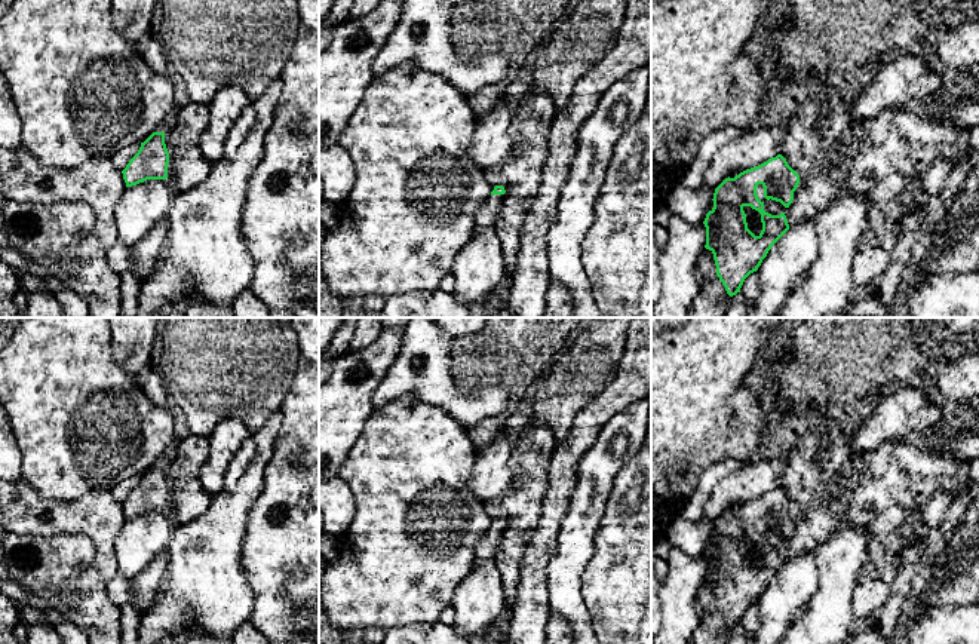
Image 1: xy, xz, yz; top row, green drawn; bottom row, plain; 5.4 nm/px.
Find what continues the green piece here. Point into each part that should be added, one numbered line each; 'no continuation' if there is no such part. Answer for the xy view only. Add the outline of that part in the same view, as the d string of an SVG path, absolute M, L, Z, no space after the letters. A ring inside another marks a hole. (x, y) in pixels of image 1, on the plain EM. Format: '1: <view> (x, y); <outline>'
no continuation

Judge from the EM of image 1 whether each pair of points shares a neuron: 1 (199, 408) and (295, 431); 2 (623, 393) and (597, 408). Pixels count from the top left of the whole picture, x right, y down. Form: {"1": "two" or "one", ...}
{"1": "two", "2": "one"}

